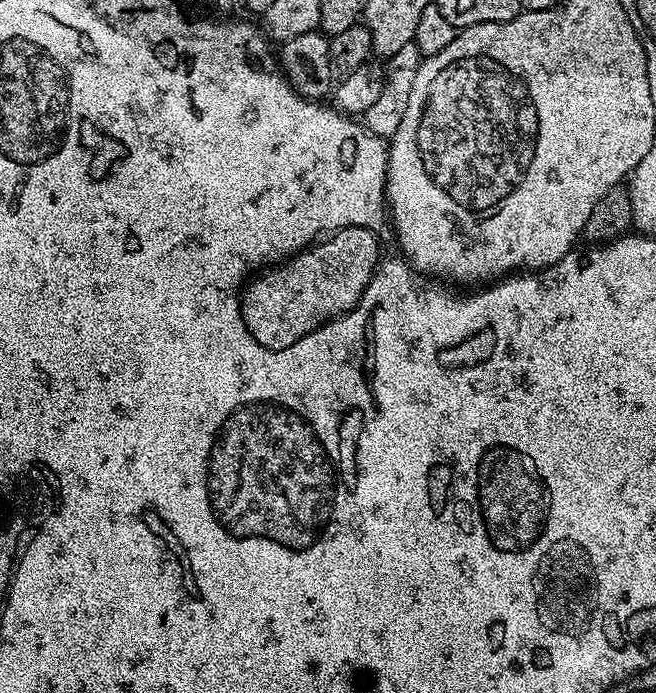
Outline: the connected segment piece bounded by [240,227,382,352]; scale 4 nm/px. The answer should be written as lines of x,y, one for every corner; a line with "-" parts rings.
366,227
337,229
330,237
299,250
279,265
259,273
241,289
240,316
248,333
271,352
289,349
321,325
345,316
361,300
382,251
377,233

